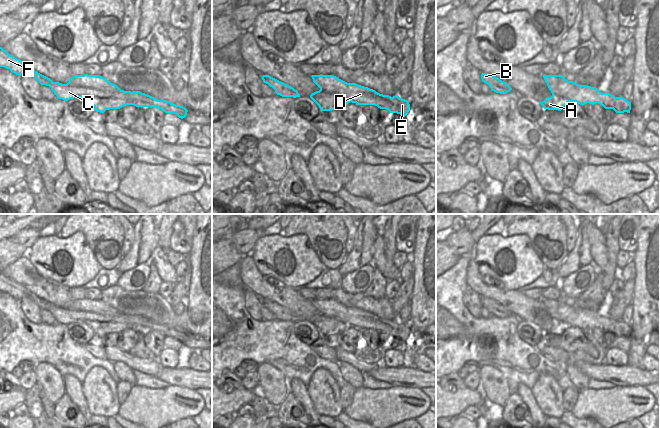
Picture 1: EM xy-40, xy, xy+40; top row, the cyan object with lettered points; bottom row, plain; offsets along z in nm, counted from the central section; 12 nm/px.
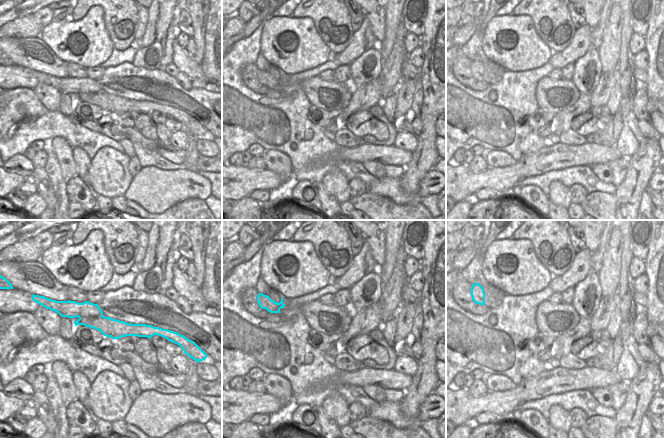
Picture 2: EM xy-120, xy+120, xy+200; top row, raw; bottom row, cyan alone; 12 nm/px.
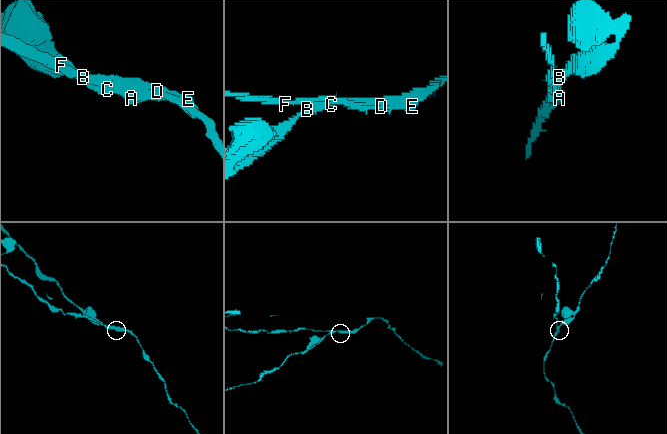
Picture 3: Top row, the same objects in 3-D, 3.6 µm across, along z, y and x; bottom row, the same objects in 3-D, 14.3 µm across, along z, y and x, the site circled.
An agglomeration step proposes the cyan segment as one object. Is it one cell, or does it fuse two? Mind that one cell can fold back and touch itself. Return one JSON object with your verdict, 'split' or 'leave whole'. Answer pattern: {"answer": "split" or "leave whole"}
{"answer": "split"}

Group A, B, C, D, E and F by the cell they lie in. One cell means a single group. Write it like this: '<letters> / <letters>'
A B C / D E F

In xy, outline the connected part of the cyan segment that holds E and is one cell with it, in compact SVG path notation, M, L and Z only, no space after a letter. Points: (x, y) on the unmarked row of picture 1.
M312 299L311 301L320 314L335 318L352 327L375 329L380 333L386 333L390 337L397 338L402 335L408 338L410 335L409 325L400 322L398 319L393 321L383 319L356 307L347 307L334 299Z

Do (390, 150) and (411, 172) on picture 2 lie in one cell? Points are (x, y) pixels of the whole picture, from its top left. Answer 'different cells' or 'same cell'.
different cells

